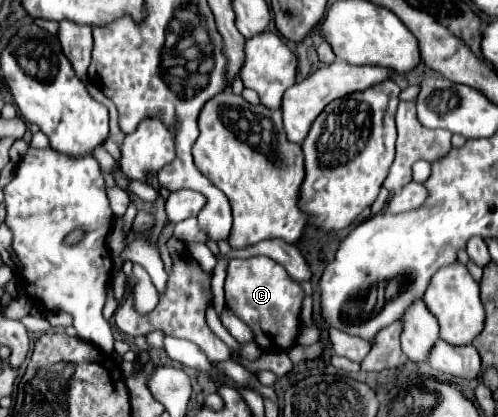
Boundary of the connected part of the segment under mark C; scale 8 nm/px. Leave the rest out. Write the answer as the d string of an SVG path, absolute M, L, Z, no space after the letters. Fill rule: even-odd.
M264 255L250 259L232 259L228 263L228 277L224 291L226 291L226 305L252 329L254 341L258 343L262 353L284 353L296 345L294 339L300 333L300 311L302 311L304 289L288 275L288 271L280 263Z

